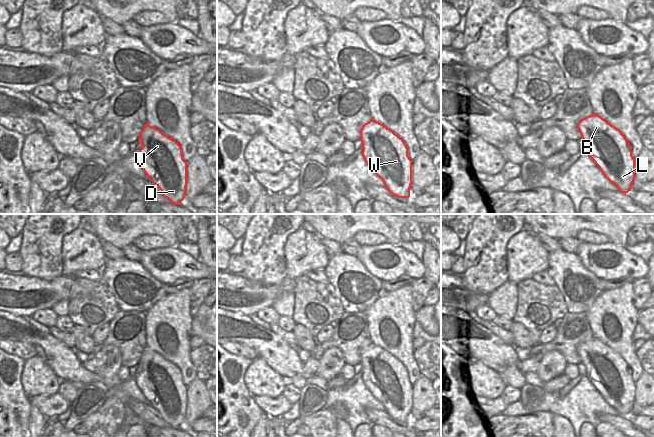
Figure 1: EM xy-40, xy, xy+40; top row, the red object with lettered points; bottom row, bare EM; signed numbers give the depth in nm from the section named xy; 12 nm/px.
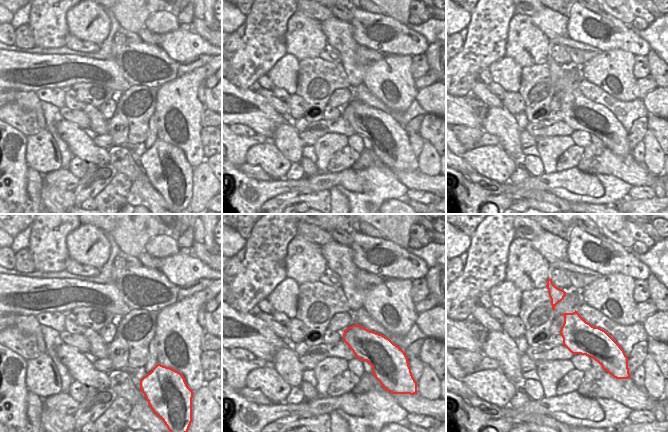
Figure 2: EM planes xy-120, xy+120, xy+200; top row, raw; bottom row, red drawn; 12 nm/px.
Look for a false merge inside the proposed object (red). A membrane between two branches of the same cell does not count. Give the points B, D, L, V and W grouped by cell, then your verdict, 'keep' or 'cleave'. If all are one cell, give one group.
B D L V W | keep

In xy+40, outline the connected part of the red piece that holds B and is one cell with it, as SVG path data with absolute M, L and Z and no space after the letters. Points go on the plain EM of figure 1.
M594 336L581 343L577 352L587 369L588 380L603 399L619 416L631 415L635 405L635 383L622 356Z

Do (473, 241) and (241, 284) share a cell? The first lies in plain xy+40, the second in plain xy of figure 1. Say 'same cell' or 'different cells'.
different cells

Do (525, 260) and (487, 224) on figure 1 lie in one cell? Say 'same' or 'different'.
different

